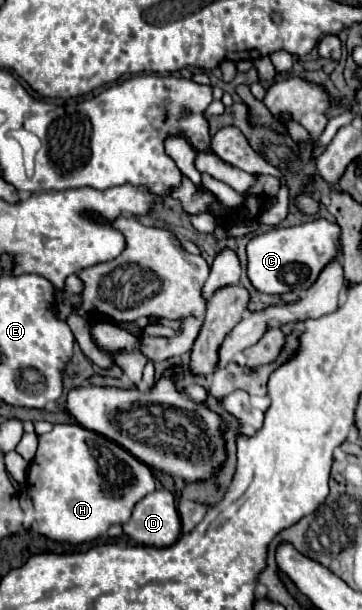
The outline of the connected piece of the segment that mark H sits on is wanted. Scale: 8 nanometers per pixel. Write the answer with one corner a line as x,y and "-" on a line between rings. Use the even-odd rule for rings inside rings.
76,423
54,425
50,433
40,435
36,457
30,463
28,495
36,509
36,529
54,541
98,539
108,527
124,525
132,507
154,489
156,479
148,465
114,441
-
110,479
118,479
118,487
110,485

